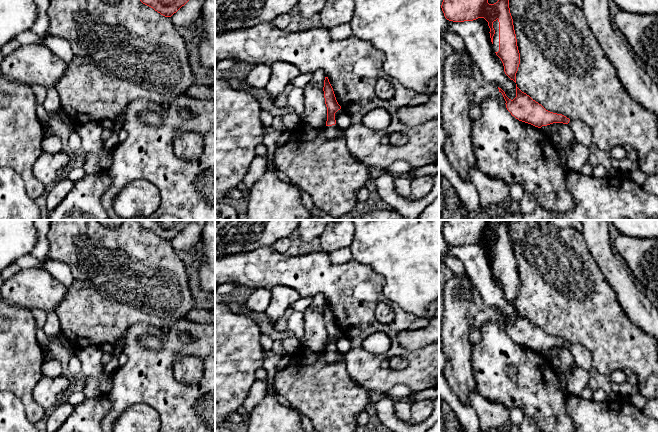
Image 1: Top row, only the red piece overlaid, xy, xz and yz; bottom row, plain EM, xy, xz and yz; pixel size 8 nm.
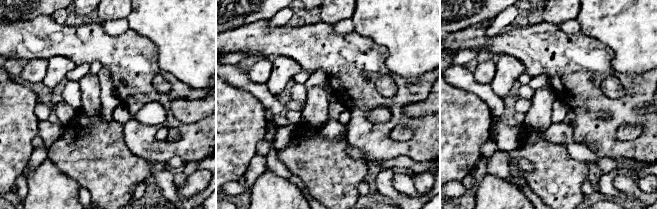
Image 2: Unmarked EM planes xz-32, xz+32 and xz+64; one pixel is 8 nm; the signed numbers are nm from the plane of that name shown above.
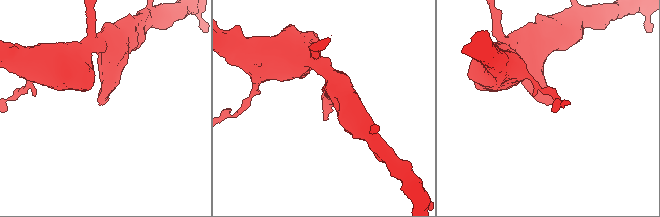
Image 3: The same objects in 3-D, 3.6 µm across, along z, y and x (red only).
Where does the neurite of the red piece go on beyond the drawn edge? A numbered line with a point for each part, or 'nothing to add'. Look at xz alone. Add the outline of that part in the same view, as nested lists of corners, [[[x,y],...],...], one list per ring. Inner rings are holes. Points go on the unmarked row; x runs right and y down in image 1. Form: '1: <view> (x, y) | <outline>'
1: xz (331, 355) | [[[336,349],[326,350],[325,355],[326,355],[326,360],[330,363],[334,362],[339,358],[339,353],[336,351]]]

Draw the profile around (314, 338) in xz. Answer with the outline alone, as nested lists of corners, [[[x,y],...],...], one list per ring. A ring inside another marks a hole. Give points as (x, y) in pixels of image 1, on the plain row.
[[[310,308],[304,311],[304,334],[300,344],[312,352],[326,351],[327,331],[322,313]]]

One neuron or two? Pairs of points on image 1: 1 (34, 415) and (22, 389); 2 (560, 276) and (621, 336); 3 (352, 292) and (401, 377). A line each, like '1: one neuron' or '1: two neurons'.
1: one neuron
2: one neuron
3: one neuron

